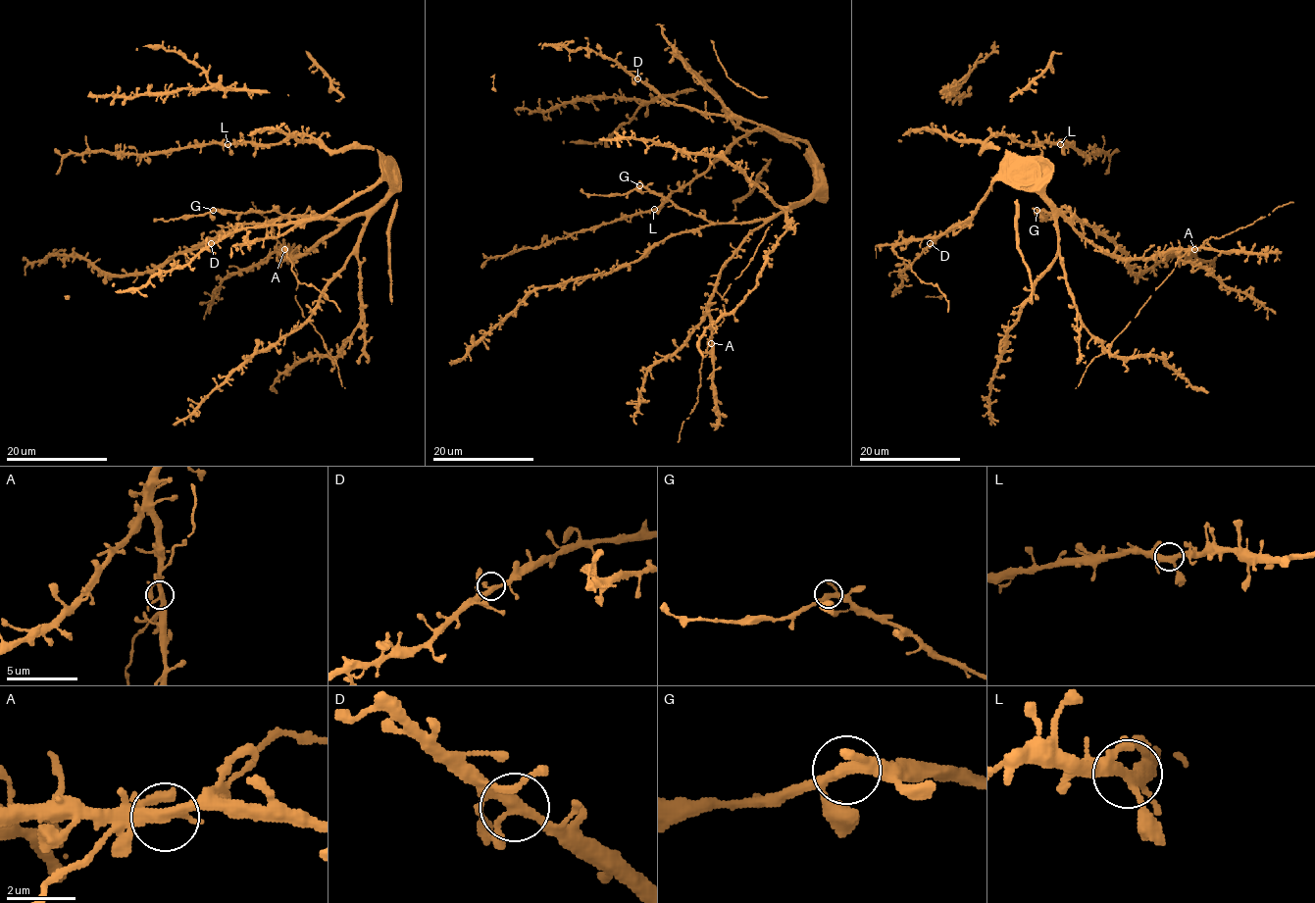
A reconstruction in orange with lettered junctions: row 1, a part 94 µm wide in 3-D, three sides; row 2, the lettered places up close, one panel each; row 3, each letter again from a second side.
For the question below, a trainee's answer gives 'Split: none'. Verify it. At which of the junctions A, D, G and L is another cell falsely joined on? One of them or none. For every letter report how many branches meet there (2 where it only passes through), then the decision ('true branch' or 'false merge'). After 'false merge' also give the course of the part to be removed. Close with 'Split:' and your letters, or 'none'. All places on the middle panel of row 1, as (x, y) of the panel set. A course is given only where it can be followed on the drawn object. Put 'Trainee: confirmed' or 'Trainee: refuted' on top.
Trainee: confirmed
A: branches 4; true branch
D: branches 4; true branch
G: branches 4; true branch
L: branches 4; true branch
Split: none

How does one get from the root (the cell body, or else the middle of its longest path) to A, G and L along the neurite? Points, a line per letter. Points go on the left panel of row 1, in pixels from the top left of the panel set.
A: (388, 192), (372, 208), (349, 217), (308, 251), (285, 257), (284, 250)
G: (388, 192), (372, 208), (345, 220), (324, 216), (283, 216), (276, 210), (245, 213), (213, 210)
L: (388, 192), (388, 164), (374, 148), (327, 151), (306, 135), (289, 135), (269, 144), (227, 144)

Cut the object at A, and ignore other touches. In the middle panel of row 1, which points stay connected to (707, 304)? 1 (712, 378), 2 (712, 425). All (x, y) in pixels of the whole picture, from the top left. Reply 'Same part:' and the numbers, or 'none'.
Same part: 1, 2

